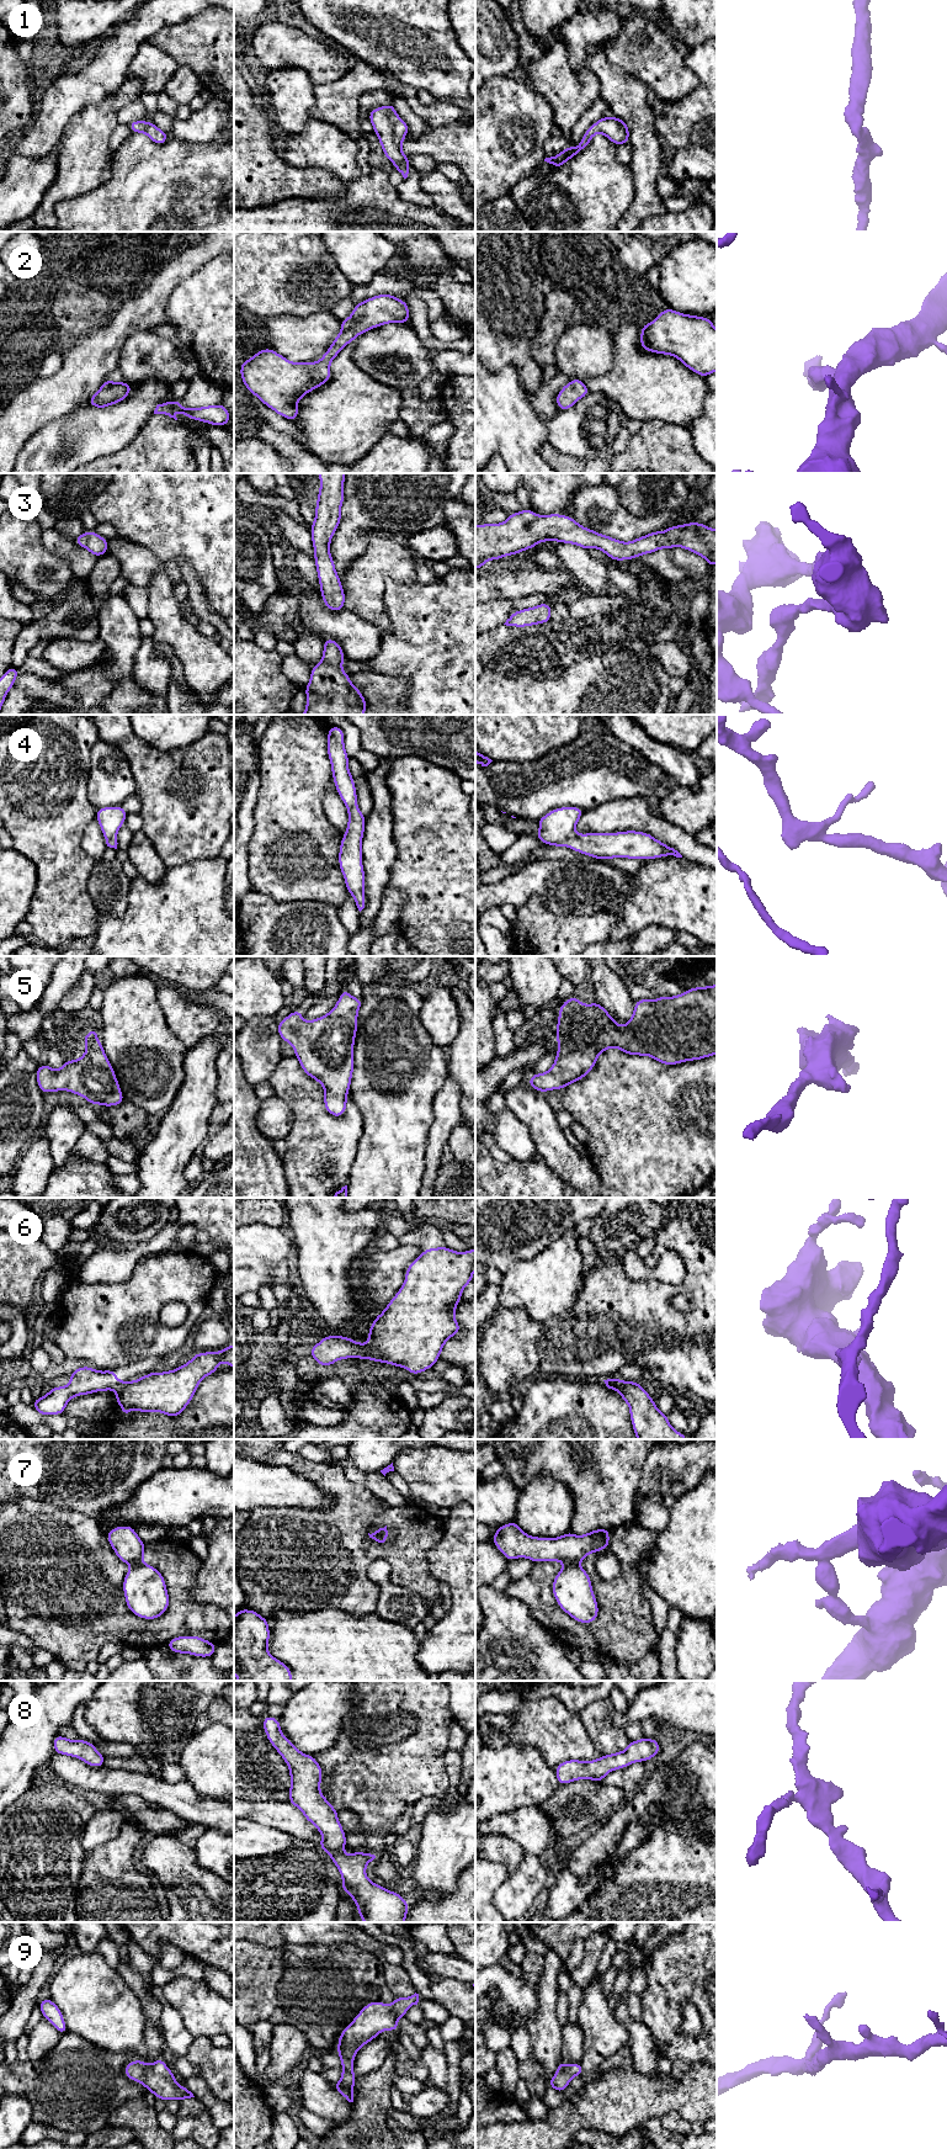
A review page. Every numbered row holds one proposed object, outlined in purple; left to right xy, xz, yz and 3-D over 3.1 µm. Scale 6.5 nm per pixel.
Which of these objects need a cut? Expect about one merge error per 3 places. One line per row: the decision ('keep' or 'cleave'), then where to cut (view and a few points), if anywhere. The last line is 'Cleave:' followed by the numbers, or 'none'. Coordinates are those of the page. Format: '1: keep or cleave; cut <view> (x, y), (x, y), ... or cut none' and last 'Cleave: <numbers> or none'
1: keep; cut none
2: keep; cut none
3: keep; cut none
4: keep; cut none
5: keep; cut none
6: cleave; cut xz (365, 1344), (368, 1358)
7: cleave; cut yz (565, 1563), (578, 1564)
8: keep; cut none
9: keep; cut none
Cleave: 6, 7

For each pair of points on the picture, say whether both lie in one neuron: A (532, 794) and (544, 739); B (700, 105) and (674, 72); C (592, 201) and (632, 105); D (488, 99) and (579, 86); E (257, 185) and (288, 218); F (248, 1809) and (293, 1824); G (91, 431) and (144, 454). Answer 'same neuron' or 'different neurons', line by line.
A: different neurons
B: different neurons
C: different neurons
D: different neurons
E: different neurons
F: same neuron
G: different neurons

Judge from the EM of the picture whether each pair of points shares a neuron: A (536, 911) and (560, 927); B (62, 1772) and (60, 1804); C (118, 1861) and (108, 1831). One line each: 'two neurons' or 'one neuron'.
A: one neuron
B: two neurons
C: two neurons

